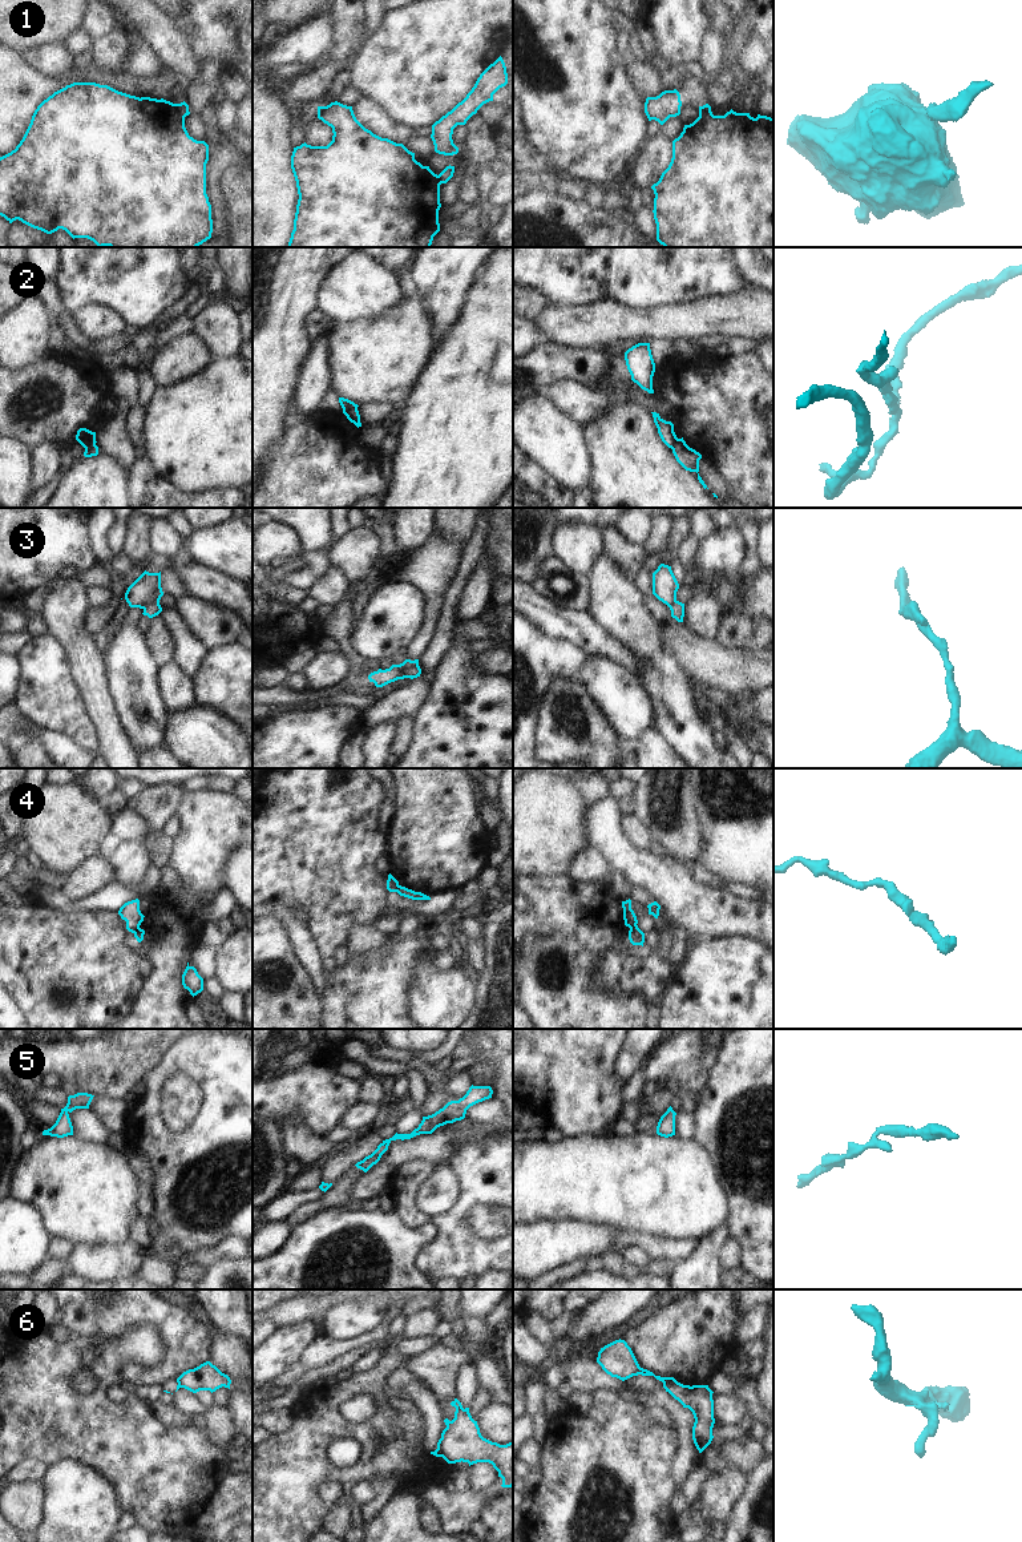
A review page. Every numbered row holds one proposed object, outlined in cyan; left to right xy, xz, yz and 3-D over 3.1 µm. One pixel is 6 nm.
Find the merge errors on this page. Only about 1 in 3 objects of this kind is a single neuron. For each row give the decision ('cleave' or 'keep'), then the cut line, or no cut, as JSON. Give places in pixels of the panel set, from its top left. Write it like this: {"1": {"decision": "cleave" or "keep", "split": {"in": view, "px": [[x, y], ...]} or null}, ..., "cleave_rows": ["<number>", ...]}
{"1": {"decision": "cleave", "split": {"in": "xy", "px": [[178, 104], [178, 112], [184, 117]]}}, "2": {"decision": "cleave", "split": {"in": "xz", "px": [[356, 407], [343, 412]]}}, "3": {"decision": "cleave", "split": {"in": "xz", "px": [[417, 665], [407, 669], [398, 678]]}}, "4": {"decision": "cleave", "split": {"in": "xz", "px": [[399, 885], [396, 891]]}}, "5": {"decision": "keep", "split": null}, "6": {"decision": "cleave", "split": {"in": "yz", "px": [[677, 1381], [663, 1384]]}}, "cleave_rows": ["1", "2", "3", "4", "6"]}

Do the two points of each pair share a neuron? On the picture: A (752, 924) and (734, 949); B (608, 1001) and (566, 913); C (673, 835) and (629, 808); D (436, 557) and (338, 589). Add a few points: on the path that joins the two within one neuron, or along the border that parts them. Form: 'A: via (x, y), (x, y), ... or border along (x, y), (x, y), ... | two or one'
A: border along (713, 936), (751, 935), (759, 939) | two
B: via (584, 987), (572, 975), (566, 937) | one
C: border along (631, 794), (635, 802), (635, 814) | two
D: border along (350, 582), (350, 589), (342, 601) | two

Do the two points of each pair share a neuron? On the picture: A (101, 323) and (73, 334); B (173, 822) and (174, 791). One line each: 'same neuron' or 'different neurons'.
A: different neurons
B: different neurons

